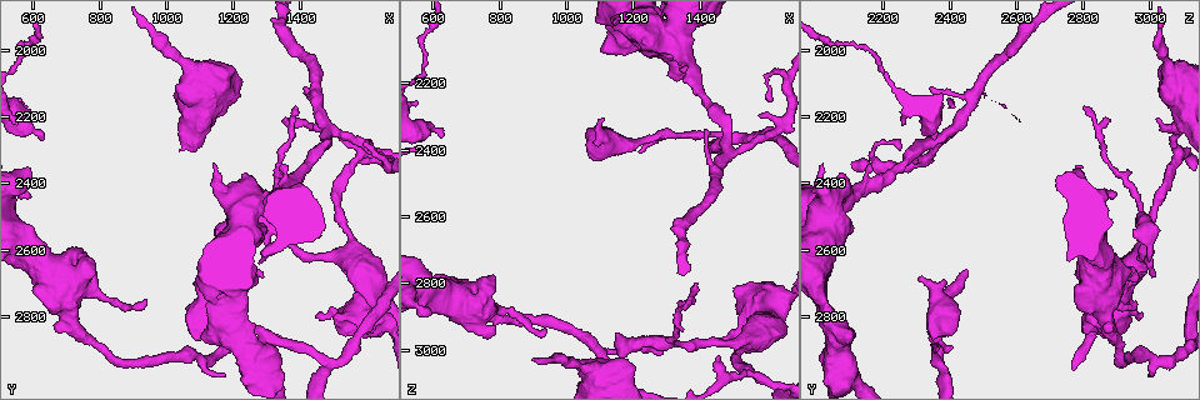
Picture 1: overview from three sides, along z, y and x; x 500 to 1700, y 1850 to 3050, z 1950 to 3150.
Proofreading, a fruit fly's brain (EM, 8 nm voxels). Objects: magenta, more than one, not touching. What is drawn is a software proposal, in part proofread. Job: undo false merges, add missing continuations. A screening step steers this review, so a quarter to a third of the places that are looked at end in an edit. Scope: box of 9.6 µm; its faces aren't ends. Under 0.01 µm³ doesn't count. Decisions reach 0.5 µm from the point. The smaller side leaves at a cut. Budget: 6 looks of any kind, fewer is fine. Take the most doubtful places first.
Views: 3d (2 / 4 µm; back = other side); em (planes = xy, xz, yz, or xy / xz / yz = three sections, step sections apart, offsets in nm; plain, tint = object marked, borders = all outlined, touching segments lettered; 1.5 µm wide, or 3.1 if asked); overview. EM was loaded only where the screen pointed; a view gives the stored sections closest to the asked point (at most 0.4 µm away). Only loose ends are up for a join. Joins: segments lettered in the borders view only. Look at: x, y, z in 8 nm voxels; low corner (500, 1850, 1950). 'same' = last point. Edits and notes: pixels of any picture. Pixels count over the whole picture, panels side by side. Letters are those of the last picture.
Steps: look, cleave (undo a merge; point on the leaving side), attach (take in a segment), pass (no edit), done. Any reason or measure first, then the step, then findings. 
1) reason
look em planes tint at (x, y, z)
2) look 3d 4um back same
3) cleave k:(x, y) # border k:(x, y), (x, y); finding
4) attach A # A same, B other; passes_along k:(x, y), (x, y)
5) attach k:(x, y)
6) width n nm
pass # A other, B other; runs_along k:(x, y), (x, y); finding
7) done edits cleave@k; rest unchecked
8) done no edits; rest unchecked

an open end
look 3d 2um at (1450, 2800, 2970)

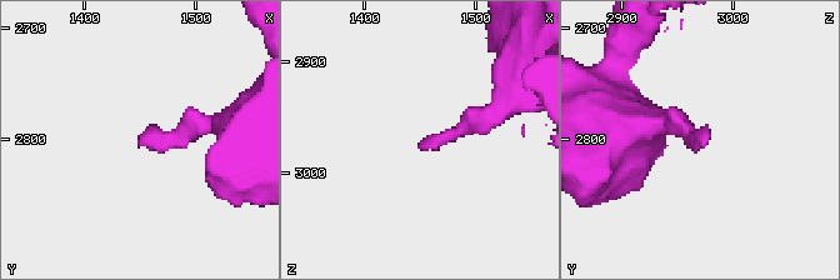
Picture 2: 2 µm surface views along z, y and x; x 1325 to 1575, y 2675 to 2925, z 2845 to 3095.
look em planes tint at (1452, 2800, 2980)

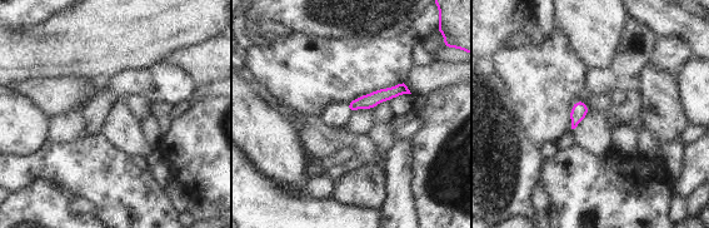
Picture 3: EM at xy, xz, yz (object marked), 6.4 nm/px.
see the neighbours
look em planes borders same

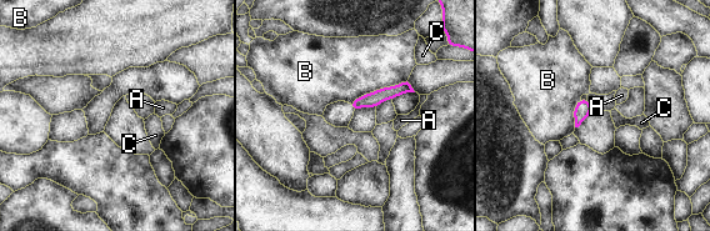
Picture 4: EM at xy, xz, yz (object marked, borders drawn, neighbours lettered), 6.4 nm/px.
pass # A other, B other, C other; runs_along 4:(408, 88), (385, 93), (354, 106); no lettered segment goes on from it

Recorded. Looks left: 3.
free end
look 3d 4um at (1110, 2860, 2110)

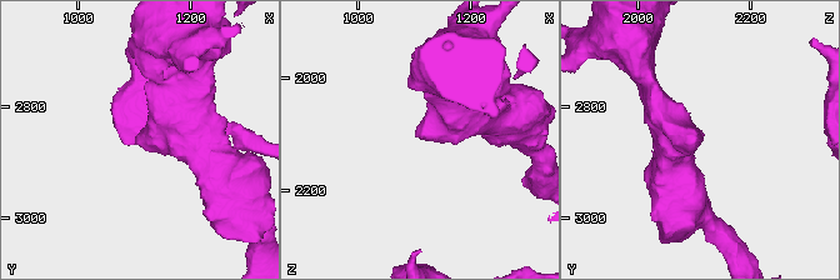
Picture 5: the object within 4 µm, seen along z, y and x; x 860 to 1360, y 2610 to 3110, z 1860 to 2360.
now the EM
look em planes borders at (1110, 2860, 2110)

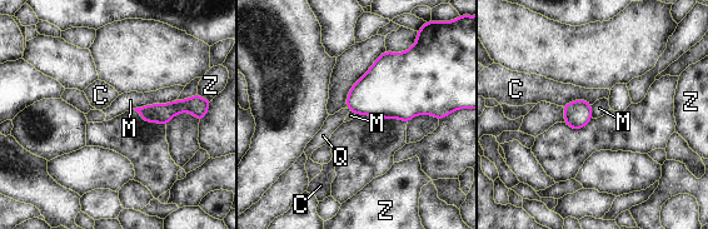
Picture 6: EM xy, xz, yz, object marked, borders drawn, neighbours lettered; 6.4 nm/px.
pass # C other, M other, Q other, Z other; border 6:(175, 99), (130, 109); none of them fits

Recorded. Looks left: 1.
narrows sharply
look em planes borders at (1030, 2010, 3040)

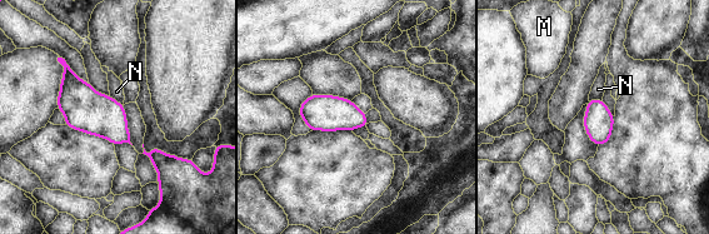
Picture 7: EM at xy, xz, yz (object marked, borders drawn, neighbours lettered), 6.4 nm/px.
width 190 nm
pass # M other, N other; border 7:(109, 95), (123, 105); one neuron here

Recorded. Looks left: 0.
done no edits; rest unchecked

